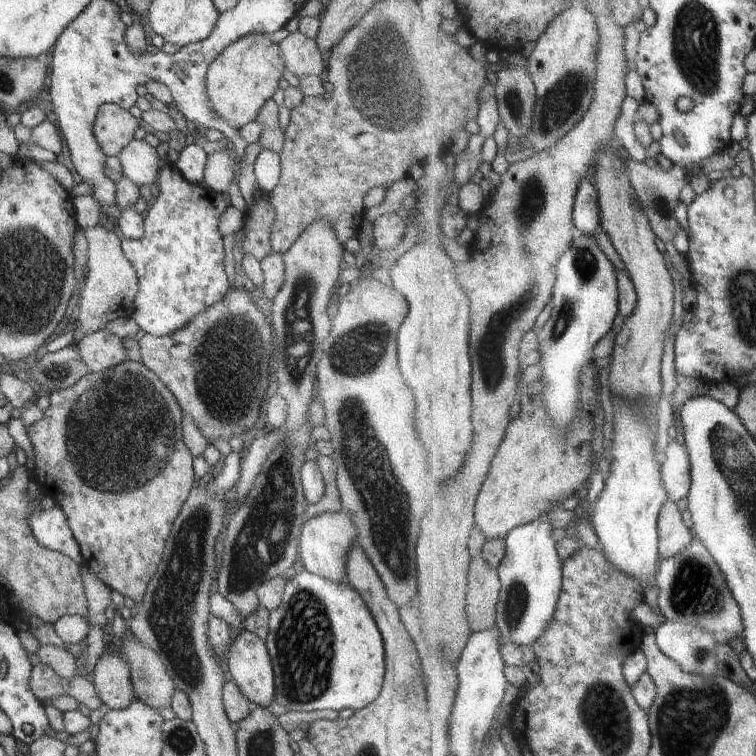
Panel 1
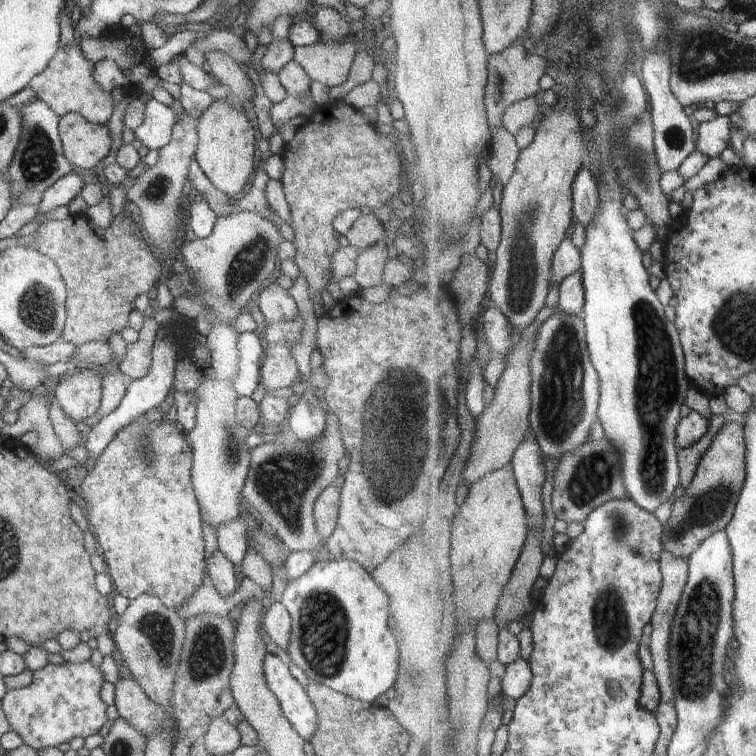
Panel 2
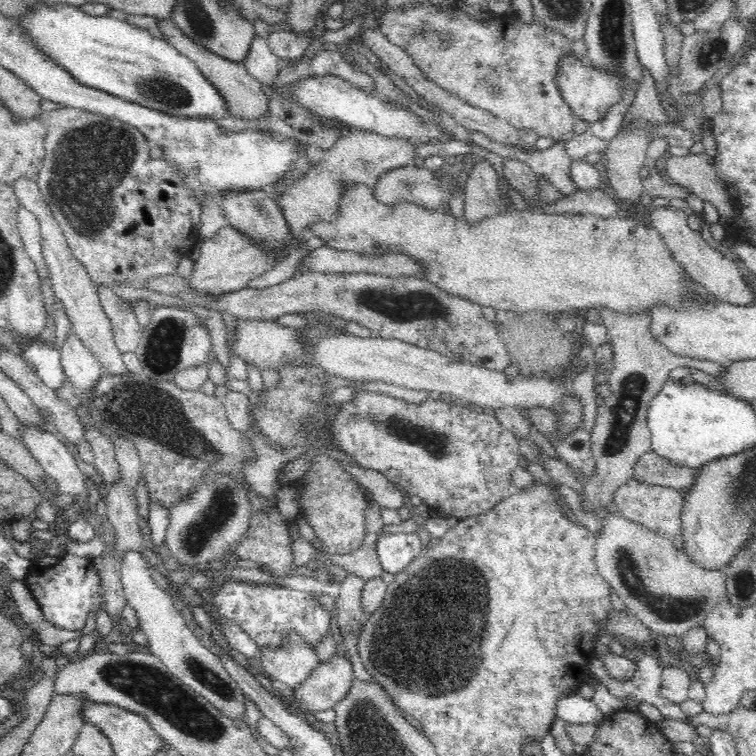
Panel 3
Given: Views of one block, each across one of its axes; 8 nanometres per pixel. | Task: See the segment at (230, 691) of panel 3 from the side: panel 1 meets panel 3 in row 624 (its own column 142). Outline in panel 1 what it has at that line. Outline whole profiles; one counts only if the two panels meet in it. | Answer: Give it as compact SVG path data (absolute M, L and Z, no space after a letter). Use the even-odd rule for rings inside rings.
M144 139L130 141L119 152L122 174L129 178L138 188L152 186L157 181L160 166L159 150L146 143Z

